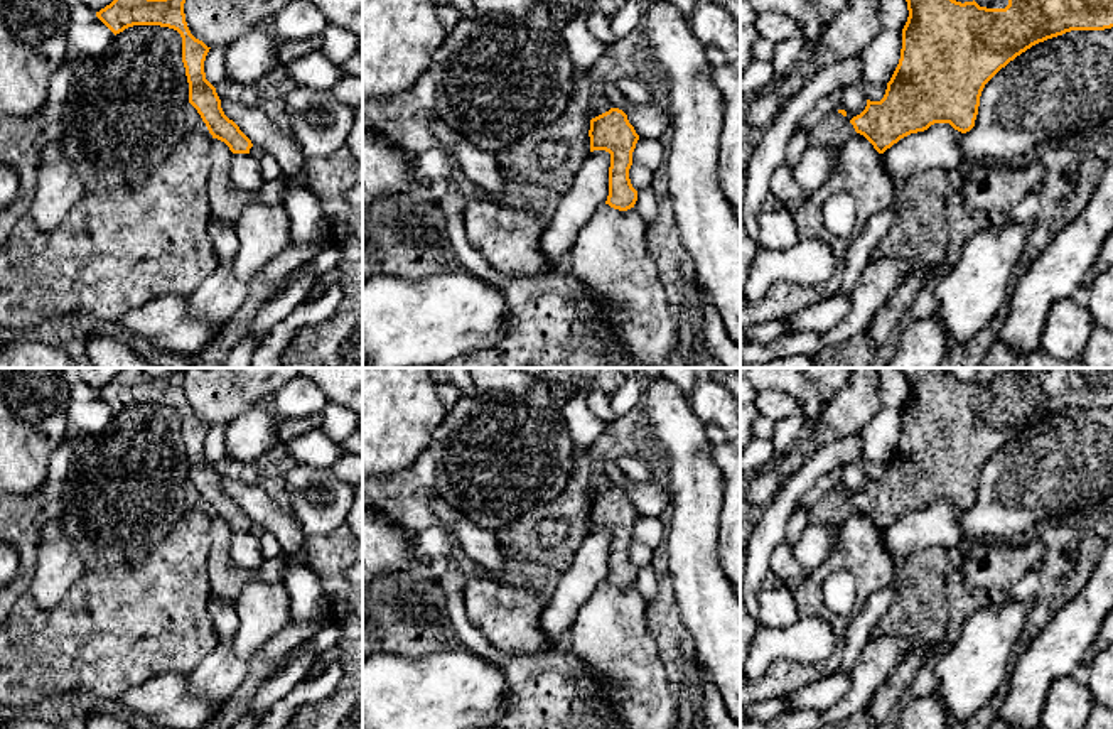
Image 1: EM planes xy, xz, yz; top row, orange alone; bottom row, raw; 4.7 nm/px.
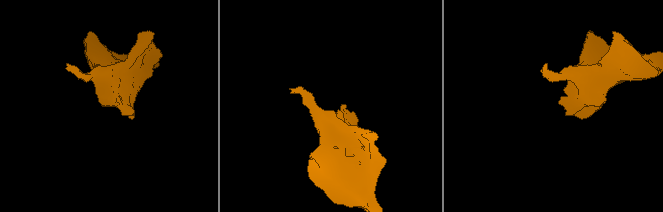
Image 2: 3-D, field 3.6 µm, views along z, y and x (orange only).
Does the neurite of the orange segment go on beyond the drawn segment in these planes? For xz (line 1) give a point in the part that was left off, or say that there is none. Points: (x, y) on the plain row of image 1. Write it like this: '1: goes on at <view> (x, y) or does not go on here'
1: does not go on here

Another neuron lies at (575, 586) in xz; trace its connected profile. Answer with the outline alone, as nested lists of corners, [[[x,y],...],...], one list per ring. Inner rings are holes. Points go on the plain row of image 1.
[[[590,530],[570,567],[556,579],[555,592],[540,618],[540,628],[555,645],[570,633],[582,606],[607,579],[609,545],[609,530]]]

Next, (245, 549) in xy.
[[[233,532],[229,554],[236,565],[256,570],[263,564],[260,540],[250,532]]]

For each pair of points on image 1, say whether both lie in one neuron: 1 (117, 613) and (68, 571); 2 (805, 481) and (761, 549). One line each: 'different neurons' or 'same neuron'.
1: different neurons
2: same neuron

